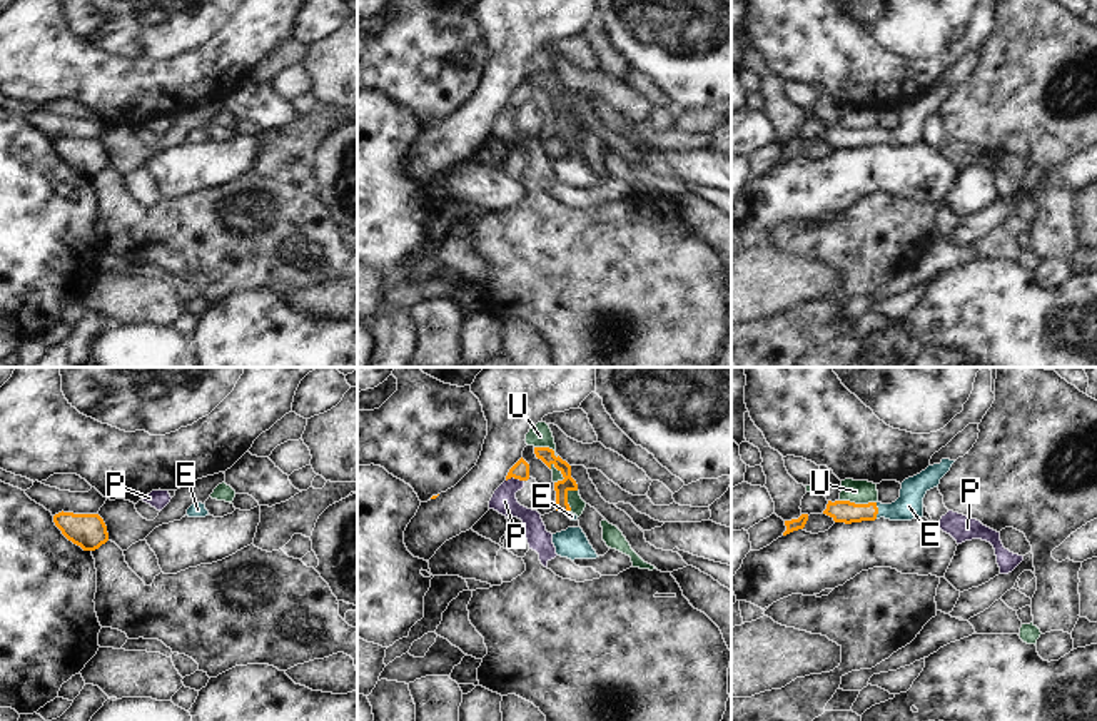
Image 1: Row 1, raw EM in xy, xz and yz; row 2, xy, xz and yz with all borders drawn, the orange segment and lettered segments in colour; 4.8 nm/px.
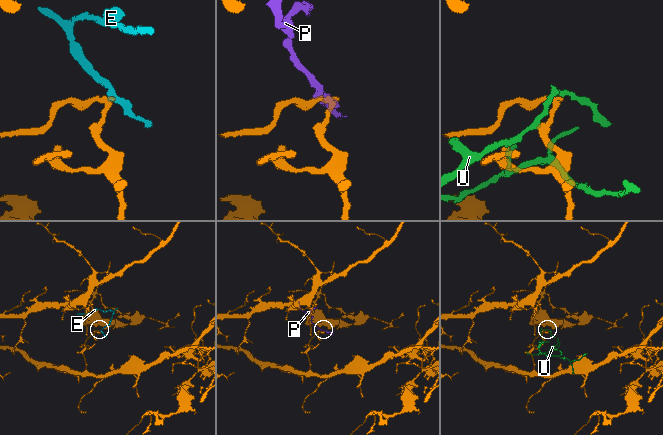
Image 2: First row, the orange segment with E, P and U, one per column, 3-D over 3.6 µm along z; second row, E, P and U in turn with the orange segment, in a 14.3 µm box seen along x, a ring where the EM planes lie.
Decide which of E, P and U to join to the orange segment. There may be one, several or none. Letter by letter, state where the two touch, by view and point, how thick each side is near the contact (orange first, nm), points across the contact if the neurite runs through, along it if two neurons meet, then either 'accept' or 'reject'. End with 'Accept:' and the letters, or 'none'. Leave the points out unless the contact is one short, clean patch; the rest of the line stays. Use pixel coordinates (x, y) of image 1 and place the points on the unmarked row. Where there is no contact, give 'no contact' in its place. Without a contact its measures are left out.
E: meets orange in yz at (877, 137); 110 nm thick on the orange side, 130 nm on the other; runs through yz (842, 137), (877, 137), (899, 137), (909, 132); accept
P: meets orange in xz at (515, 104); 80 nm thick on the orange side, 120 nm on the other; border along xz (523, 105), (511, 104), (506, 107); reject
U: meets orange in yz at (859, 131); 110 nm thick on the orange side, 110 nm on the other; reject
Accept: E

